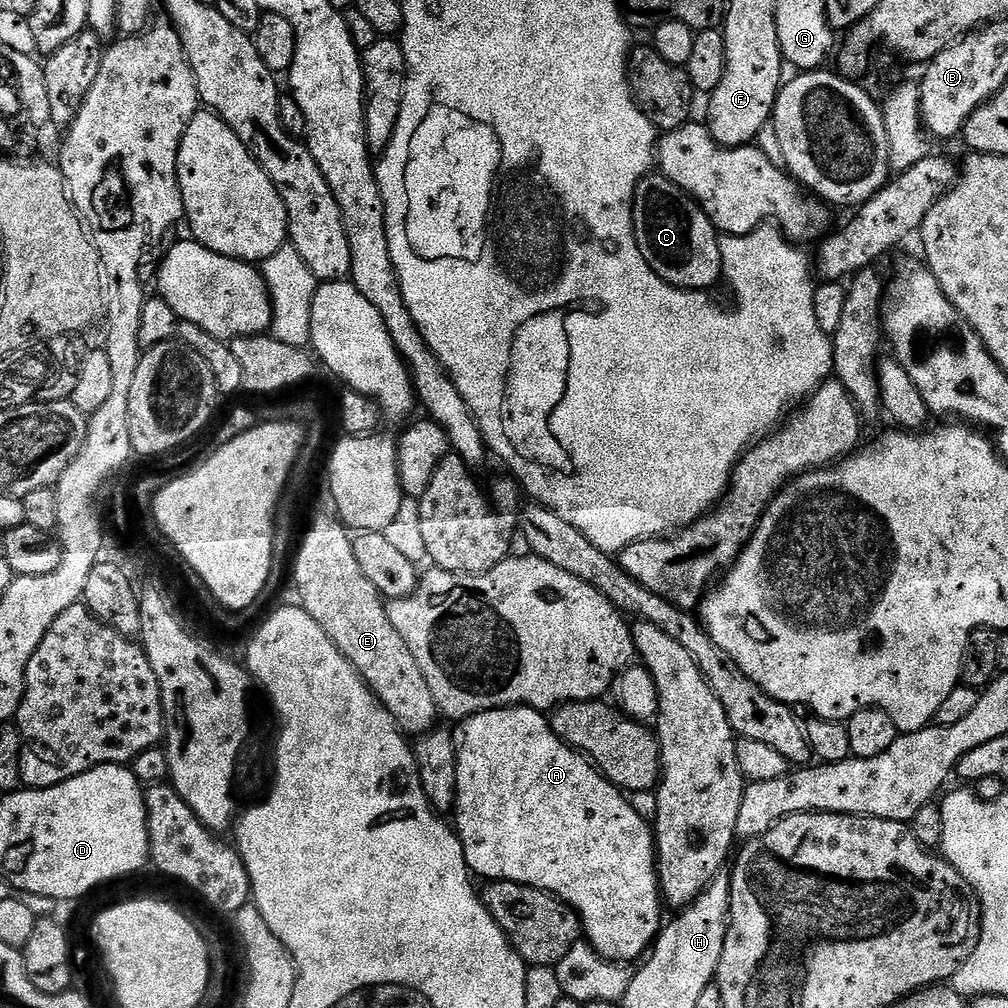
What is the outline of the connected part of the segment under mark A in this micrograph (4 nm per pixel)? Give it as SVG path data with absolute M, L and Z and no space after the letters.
M519 706L515 708L495 708L489 712L480 712L476 716L468 716L465 720L459 721L455 725L456 736L454 732L454 771L456 774L456 803L454 805L454 817L456 816L456 824L454 823L454 831L460 838L460 844L464 847L464 860L468 864L469 873L475 874L477 877L485 876L485 881L495 882L497 880L509 880L515 884L525 884L531 888L537 888L543 892L549 892L551 896L555 896L557 900L561 900L564 904L568 905L573 912L576 913L580 918L580 927L583 935L586 937L587 943L591 944L593 950L595 950L599 956L604 960L610 960L618 964L627 965L628 960L639 961L641 957L645 955L651 949L655 939L660 935L662 927L662 919L660 920L660 904L662 908L662 897L660 895L660 881L658 879L658 861L656 859L656 841L654 839L653 829L643 820L642 817L636 813L636 808L631 804L629 797L625 795L621 789L617 788L616 785L611 784L599 770L597 770L581 753L571 749L568 745L562 743L561 740L552 733L550 727L550 720L543 711L535 709L525 709Z

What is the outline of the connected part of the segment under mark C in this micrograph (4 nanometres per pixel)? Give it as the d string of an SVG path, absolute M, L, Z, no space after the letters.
M652 174L636 183L636 194L632 198L632 221L634 222L634 238L638 242L638 250L642 258L650 266L650 270L660 280L665 280L677 290L704 292L712 290L716 283L721 283L724 271L724 254L722 240L708 217L690 196L677 190L663 175Z

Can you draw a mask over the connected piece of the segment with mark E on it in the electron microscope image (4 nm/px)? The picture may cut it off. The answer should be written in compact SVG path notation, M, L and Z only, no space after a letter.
M320 516L309 526L308 533L305 534L304 541L301 542L300 549L296 552L296 565L292 568L292 580L296 583L296 596L300 599L297 600L299 607L303 608L306 614L310 614L310 618L314 618L318 626L322 626L330 642L334 642L336 649L348 659L360 679L367 684L369 692L376 697L380 707L405 733L427 734L433 731L435 724L432 723L438 720L436 699L432 697L432 691L426 686L398 630L394 630L388 617L384 597L378 590L374 590L374 586L370 586L366 574L362 574L362 569L358 567L358 561L354 559L352 542L353 537L349 529L339 519L331 520L328 516Z

